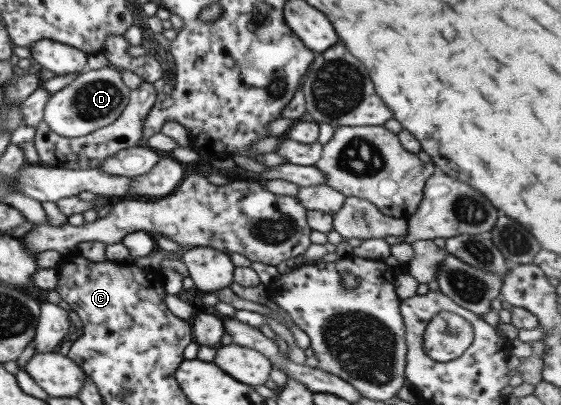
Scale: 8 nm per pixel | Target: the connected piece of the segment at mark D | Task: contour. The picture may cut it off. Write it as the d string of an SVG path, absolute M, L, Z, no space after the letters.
M111 65L103 70L88 68L75 80L52 94L43 111L45 124L59 136L77 138L99 130L125 110L130 98L130 88L123 82L121 71Z

